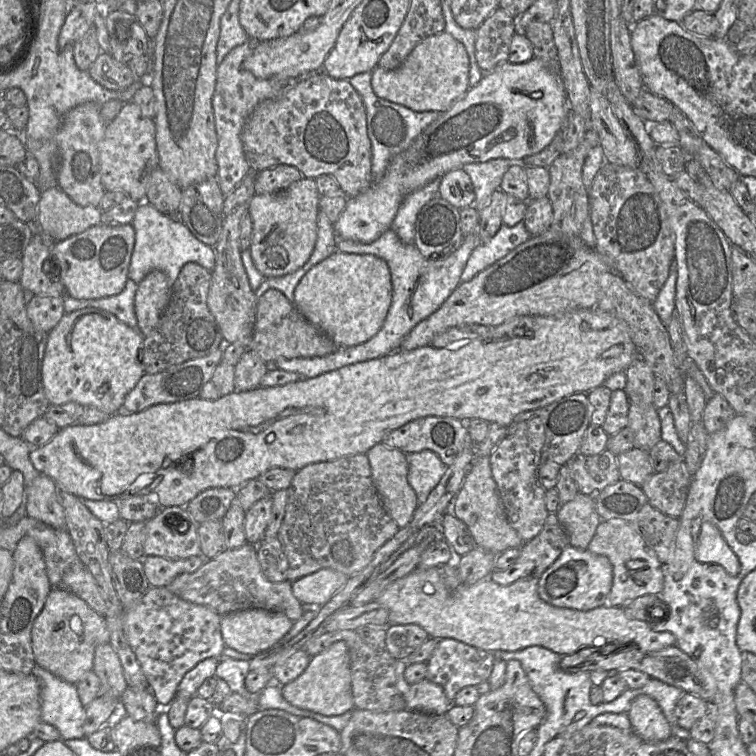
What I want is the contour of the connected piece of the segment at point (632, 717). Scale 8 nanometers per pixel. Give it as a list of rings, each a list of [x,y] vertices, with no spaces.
[[[647,695],[637,696],[627,715],[632,731],[645,741],[663,741],[672,736],[672,729],[660,706]]]

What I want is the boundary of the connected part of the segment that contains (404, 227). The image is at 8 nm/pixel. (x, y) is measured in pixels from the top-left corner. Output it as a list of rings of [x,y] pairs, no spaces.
[[[440,180],[431,181],[407,195],[400,204],[390,229],[403,243],[413,243],[417,215],[425,204],[438,195],[439,182]]]

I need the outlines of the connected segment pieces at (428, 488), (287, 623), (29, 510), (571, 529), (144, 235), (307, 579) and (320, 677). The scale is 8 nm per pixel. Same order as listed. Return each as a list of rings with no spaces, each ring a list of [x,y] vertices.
[[[430,450],[409,453],[406,457],[409,485],[416,493],[418,504],[422,504],[439,483],[448,466]]]
[[[259,608],[228,613],[220,620],[225,646],[246,654],[270,649],[292,625],[293,621],[285,614]]]
[[[39,474],[29,485],[25,486],[26,516],[48,525],[56,530],[65,529],[65,511],[59,502],[59,489],[55,481],[44,474]]]
[[[579,492],[573,500],[561,504],[555,513],[568,534],[569,545],[587,549],[602,521],[594,497]]]
[[[144,201],[136,209],[131,225],[135,231],[135,244],[128,279],[135,283],[139,284],[152,270],[162,271],[174,283],[181,268],[189,262],[197,263],[209,272],[213,271],[216,263],[214,248],[199,241],[178,216],[164,215]]]
[[[322,568],[291,583],[293,595],[301,603],[326,604],[348,581],[349,577],[329,568]]]
[[[337,641],[312,656],[307,668],[293,681],[281,686],[285,700],[294,706],[325,716],[338,716],[354,709],[351,692],[350,657],[344,641]]]

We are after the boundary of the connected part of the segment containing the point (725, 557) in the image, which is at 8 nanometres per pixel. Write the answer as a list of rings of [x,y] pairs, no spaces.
[[[704,522],[700,529],[700,552],[705,558],[702,562],[720,564],[730,575],[739,573],[740,563],[730,550],[719,529],[709,522]]]

